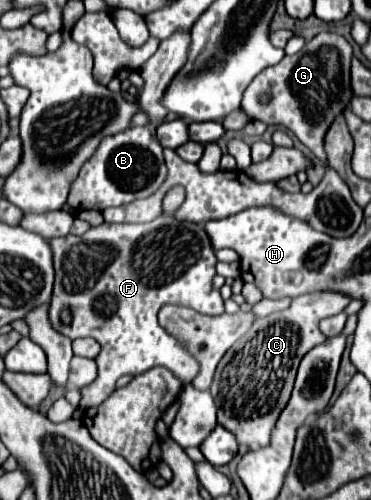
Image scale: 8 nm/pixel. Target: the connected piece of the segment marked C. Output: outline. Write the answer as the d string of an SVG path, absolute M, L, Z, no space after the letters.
M314 291L300 295L284 311L256 319L252 329L236 341L224 355L218 367L218 423L238 437L240 445L250 449L266 447L270 443L272 429L282 413L282 407L290 401L294 377L300 359L326 337L318 323L324 317L336 315L348 307L352 299L338 291Z

